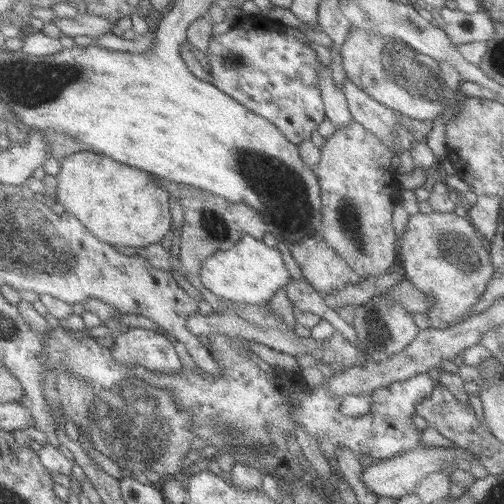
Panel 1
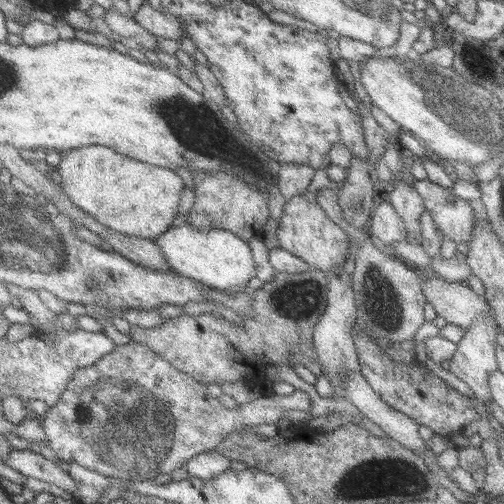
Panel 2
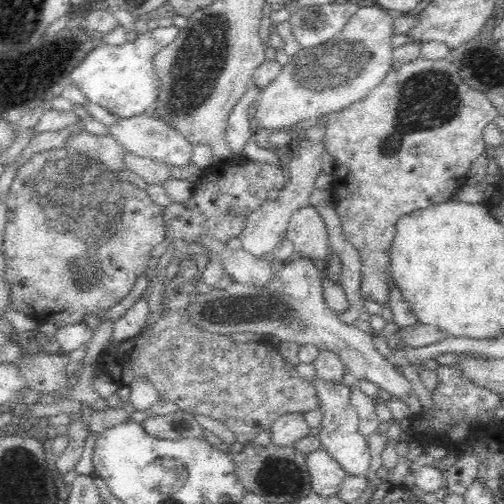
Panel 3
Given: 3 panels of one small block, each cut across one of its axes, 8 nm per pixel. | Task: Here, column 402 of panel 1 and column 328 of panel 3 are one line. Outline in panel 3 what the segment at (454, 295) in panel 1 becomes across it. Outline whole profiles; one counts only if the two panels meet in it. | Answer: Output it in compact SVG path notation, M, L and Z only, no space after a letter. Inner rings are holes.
M310 204L294 210L294 214L286 224L286 240L290 240L292 248L298 254L310 256L312 260L318 260L322 268L326 268L332 256L328 246L330 238L324 230L324 222L320 214Z

